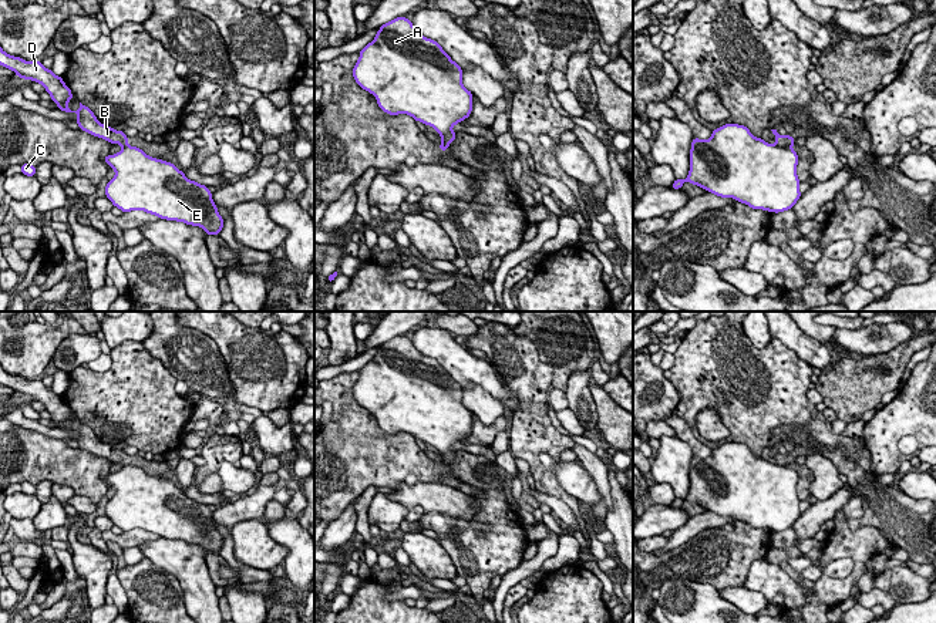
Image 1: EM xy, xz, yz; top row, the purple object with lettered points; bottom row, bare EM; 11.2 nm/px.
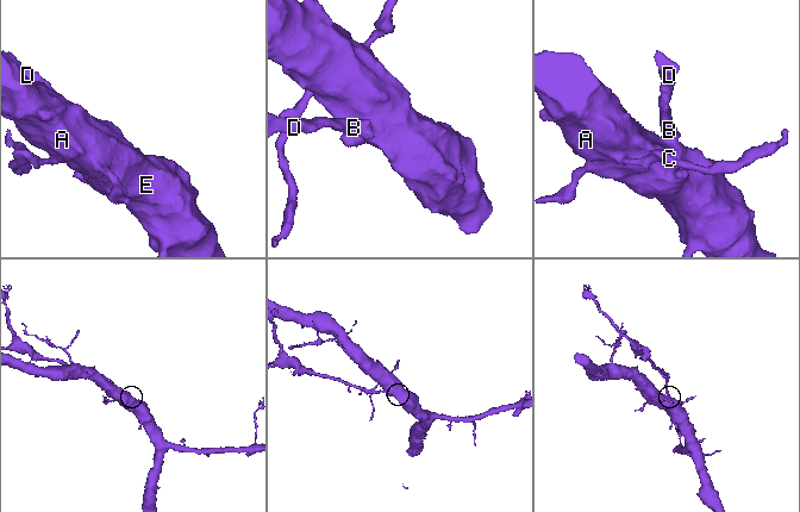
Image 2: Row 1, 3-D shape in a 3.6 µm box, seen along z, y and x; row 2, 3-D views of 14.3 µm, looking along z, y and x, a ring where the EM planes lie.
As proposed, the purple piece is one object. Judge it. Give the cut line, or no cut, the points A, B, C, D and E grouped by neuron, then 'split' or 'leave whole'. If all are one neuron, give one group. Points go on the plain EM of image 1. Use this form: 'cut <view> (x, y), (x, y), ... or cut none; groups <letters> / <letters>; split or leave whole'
cut yz (775, 462), (790, 465); groups A C E / B D; split

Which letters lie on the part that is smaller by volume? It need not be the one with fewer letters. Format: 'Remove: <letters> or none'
Remove: B, D

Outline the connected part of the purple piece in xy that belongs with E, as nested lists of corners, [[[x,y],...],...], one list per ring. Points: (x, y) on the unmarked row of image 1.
[[[122,465],[118,472],[104,475],[104,481],[115,489],[105,505],[105,515],[124,532],[144,529],[161,538],[184,541],[202,546],[206,553],[219,553],[223,538],[215,525],[206,504],[191,499],[174,482],[148,475],[137,465]]]

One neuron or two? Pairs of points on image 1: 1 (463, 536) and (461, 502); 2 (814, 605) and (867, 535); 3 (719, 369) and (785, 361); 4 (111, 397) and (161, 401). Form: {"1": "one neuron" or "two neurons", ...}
{"1": "two neurons", "2": "one neuron", "3": "one neuron", "4": "one neuron"}

